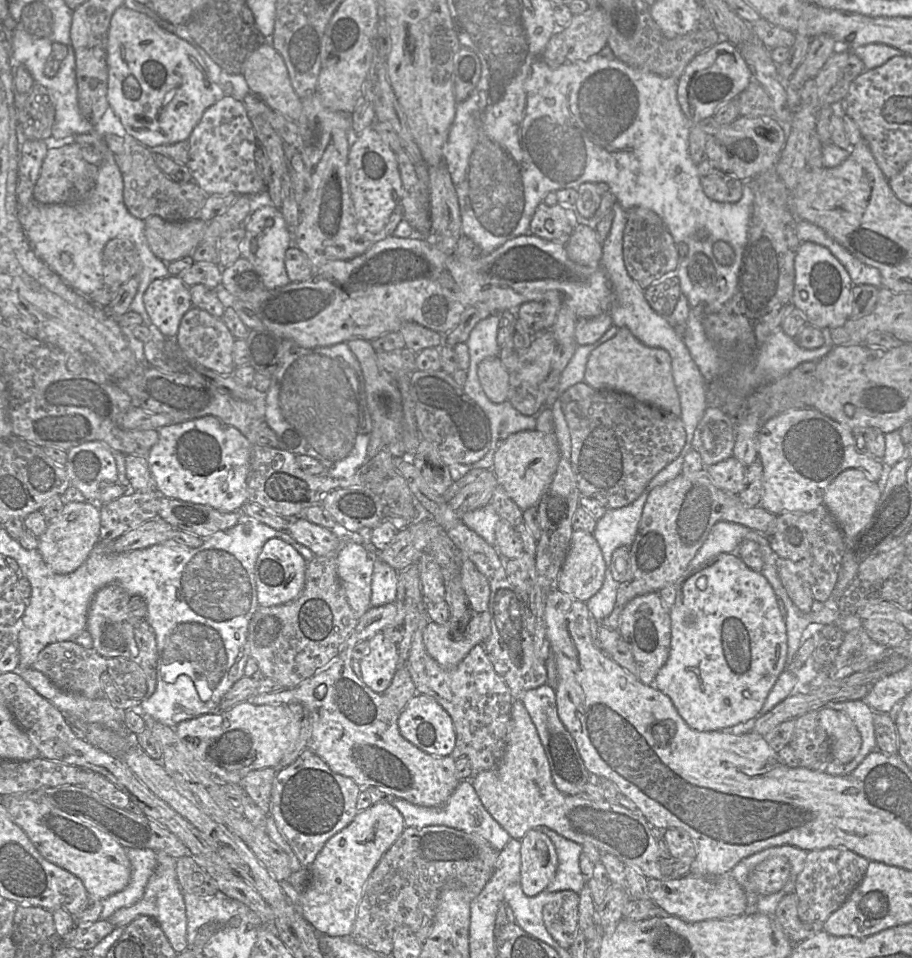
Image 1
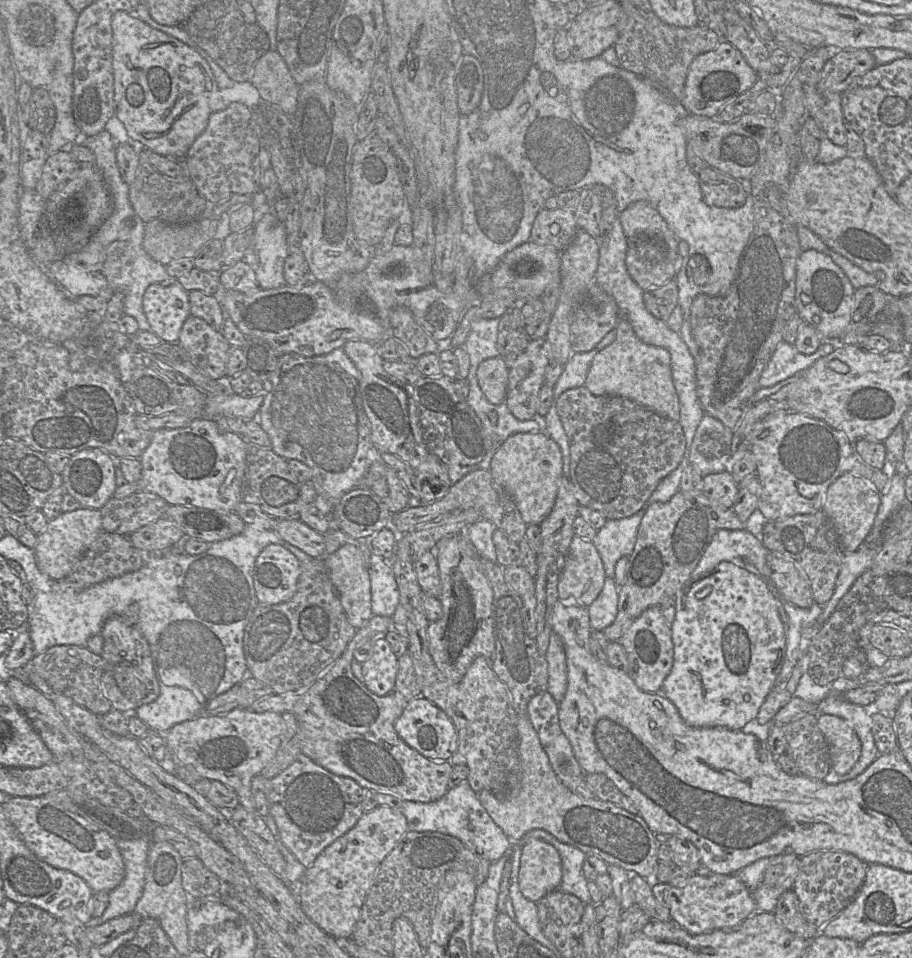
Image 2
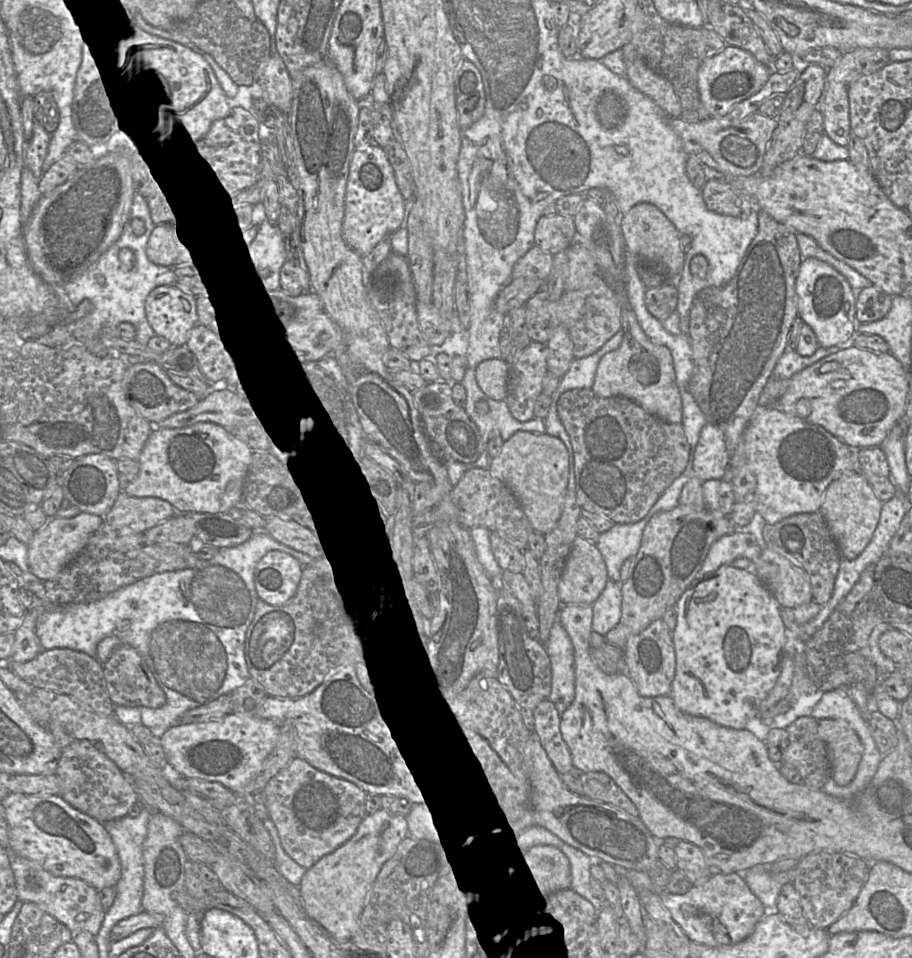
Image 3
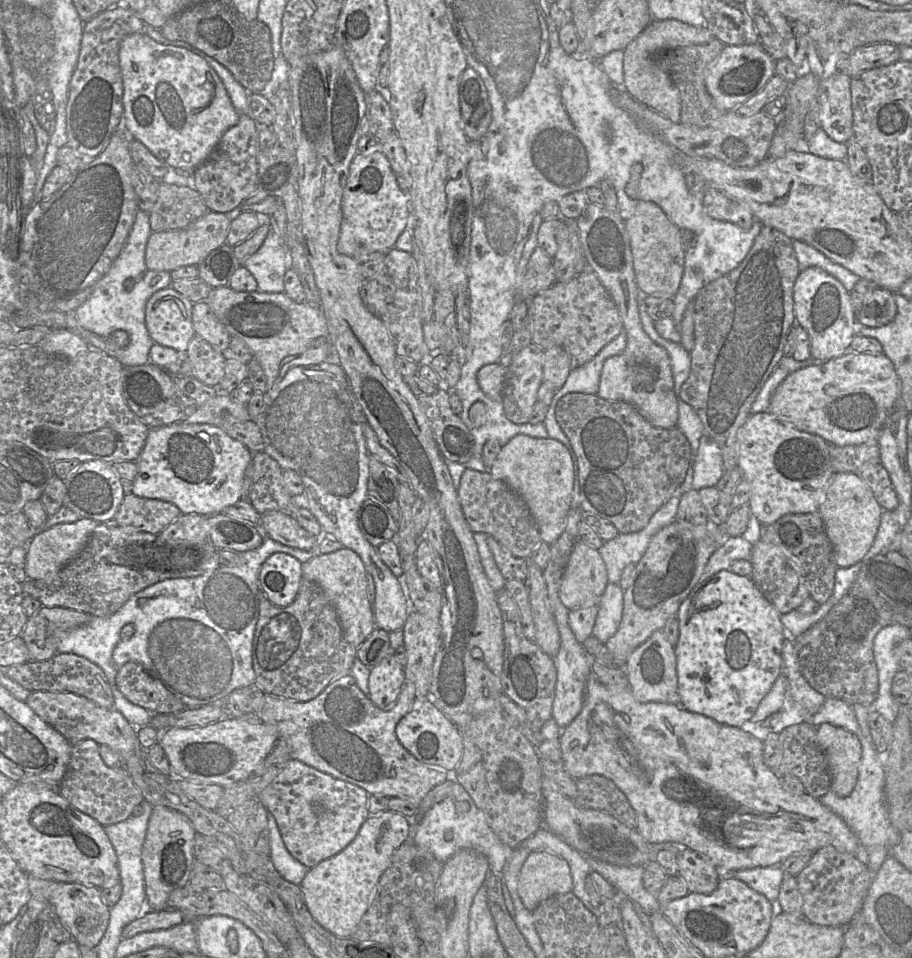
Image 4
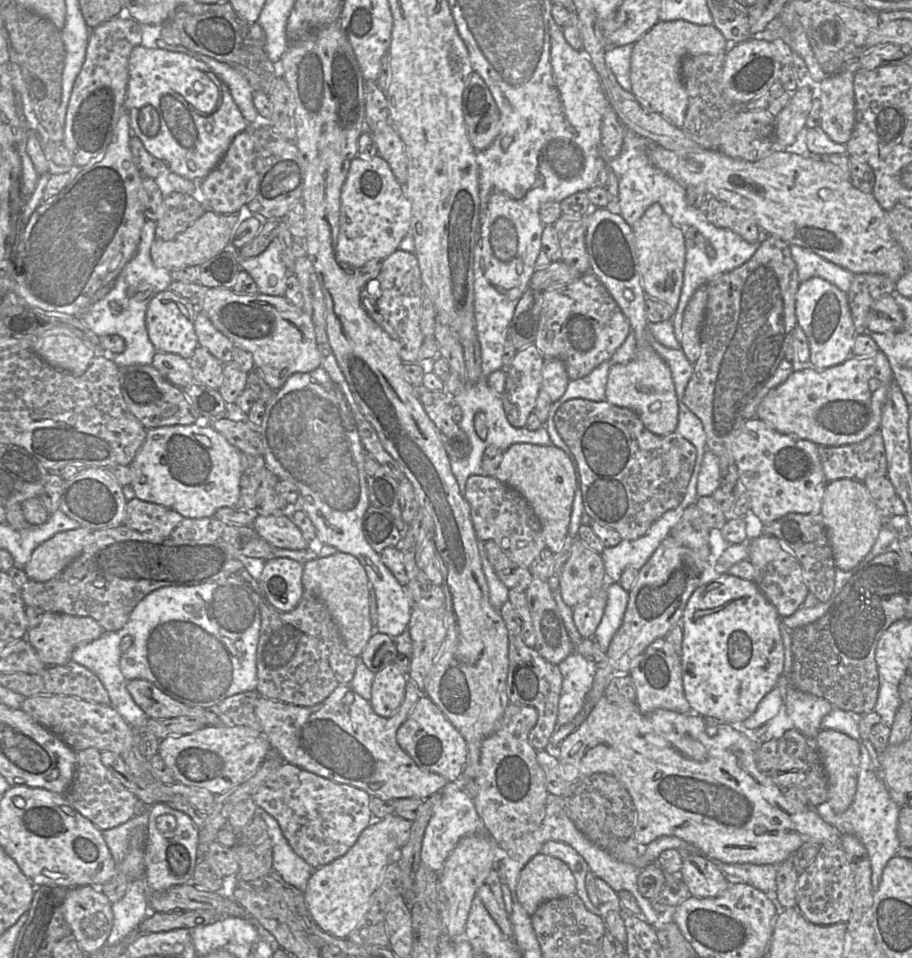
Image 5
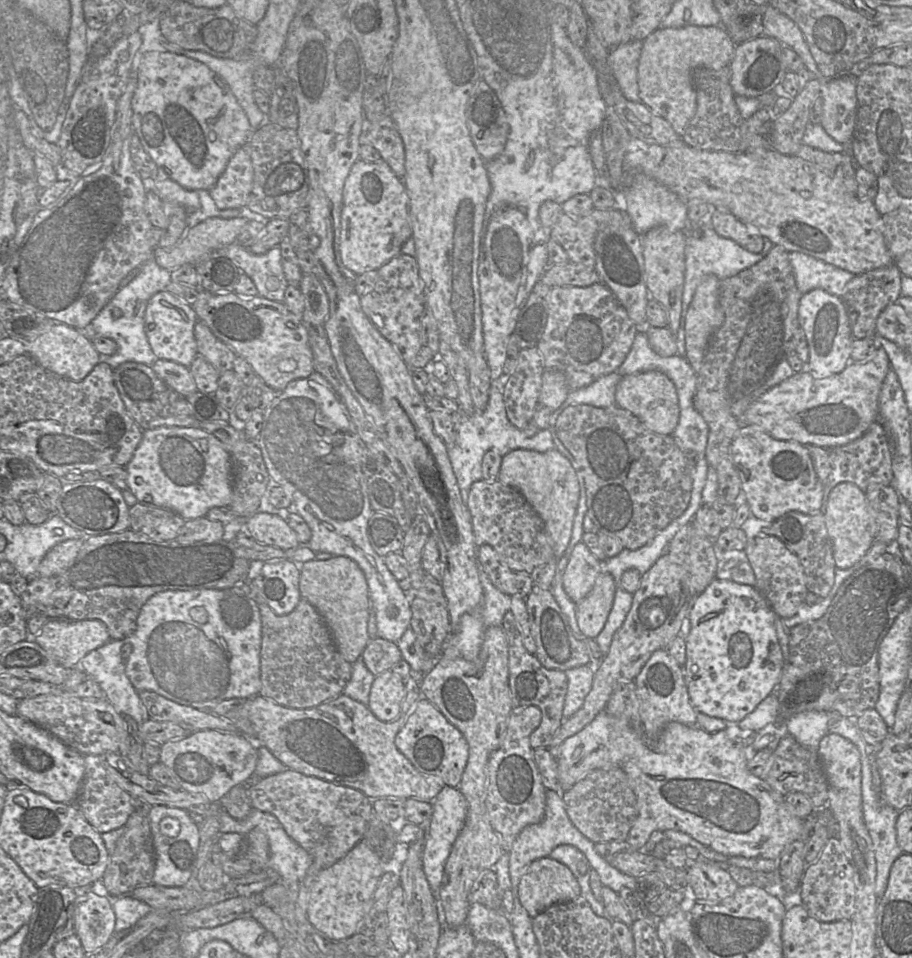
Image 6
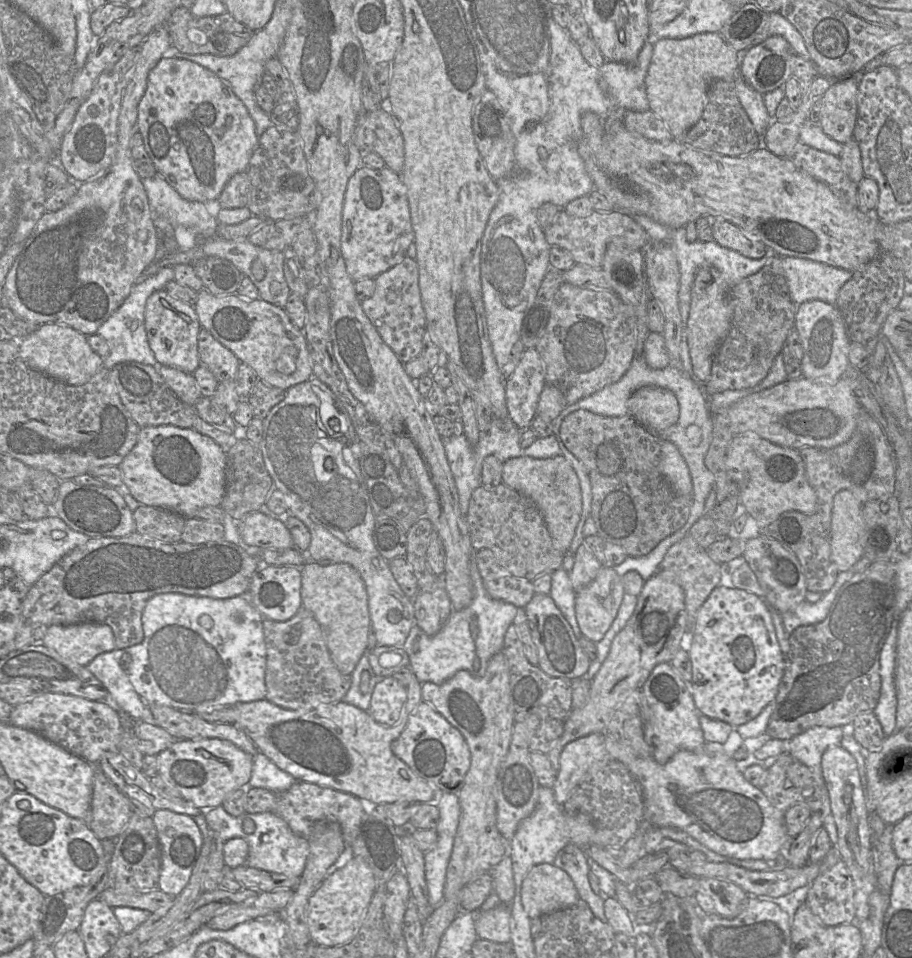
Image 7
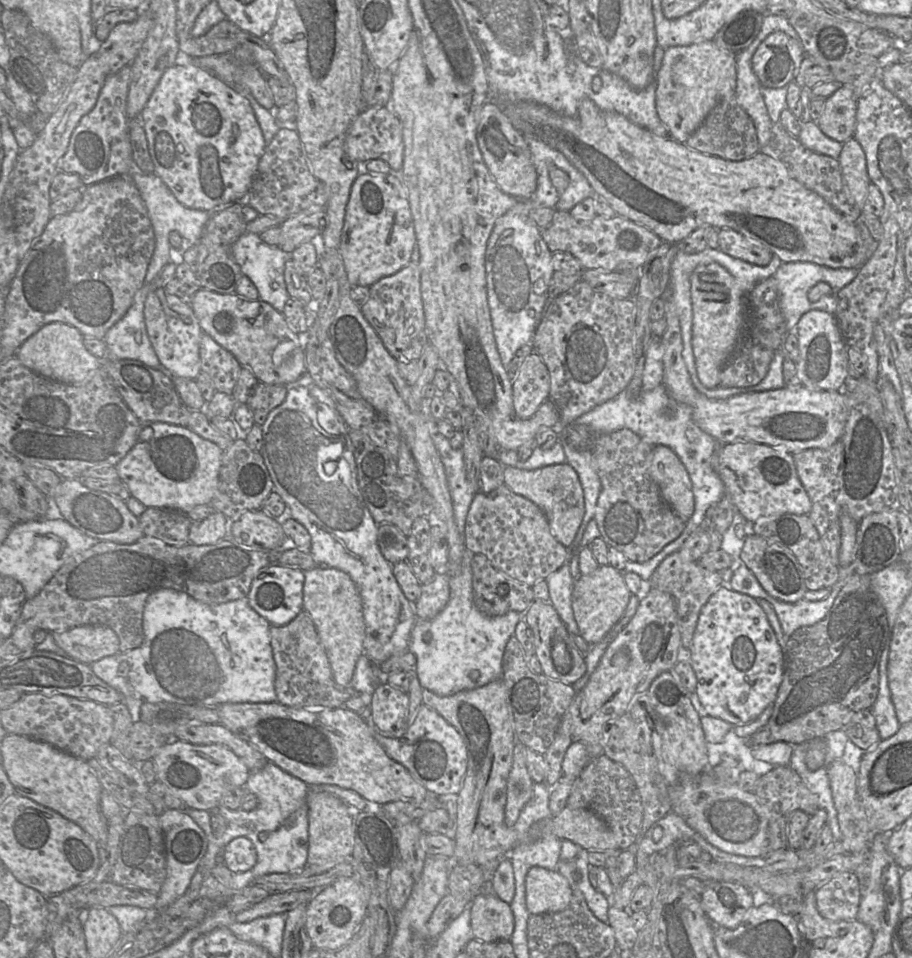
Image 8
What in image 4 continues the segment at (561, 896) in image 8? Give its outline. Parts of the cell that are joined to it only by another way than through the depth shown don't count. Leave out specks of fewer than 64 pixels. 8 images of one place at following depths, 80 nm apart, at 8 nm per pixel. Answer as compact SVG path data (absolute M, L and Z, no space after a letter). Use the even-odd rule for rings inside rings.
M532 851L518 877L517 891L530 911L556 894L572 892L572 876L567 861L548 852Z

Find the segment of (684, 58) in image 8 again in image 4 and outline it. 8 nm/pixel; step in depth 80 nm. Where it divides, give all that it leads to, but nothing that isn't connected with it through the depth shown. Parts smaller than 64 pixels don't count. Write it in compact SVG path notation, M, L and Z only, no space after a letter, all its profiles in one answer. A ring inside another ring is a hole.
M652 20L651 23L623 50L624 88L639 102L663 115L674 123L681 122L681 97L678 88L672 82L668 72L657 60L657 55L678 47L703 45L715 36L705 27L696 27L679 20Z

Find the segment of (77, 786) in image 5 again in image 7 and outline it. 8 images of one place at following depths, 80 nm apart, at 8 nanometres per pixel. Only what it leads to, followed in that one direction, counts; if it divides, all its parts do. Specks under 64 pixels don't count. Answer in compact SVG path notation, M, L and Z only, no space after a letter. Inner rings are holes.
M95 767L93 793L89 822L90 829L98 839L114 839L126 827L132 814L129 797L121 792L101 771Z

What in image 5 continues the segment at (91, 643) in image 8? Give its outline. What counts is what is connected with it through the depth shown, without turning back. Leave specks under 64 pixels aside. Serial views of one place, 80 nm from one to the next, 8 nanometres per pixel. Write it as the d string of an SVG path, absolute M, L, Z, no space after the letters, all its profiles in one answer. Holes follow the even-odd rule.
M44 612L41 622L27 630L25 639L36 650L39 659L46 666L53 666L68 663L75 648L99 638L103 633L101 625L90 617Z

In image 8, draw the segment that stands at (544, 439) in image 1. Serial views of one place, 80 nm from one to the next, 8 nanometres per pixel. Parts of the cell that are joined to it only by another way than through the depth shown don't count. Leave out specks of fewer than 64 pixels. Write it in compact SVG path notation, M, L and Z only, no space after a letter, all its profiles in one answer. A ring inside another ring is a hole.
M567 462L536 470L505 466L504 484L514 493L536 504L545 514L552 535L565 547L571 547L585 513L584 493L578 474Z

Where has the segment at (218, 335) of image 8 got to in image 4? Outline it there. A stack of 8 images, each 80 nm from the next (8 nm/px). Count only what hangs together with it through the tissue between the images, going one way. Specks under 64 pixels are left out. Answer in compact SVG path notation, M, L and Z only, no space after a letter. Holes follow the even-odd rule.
M228 286L213 288L205 302L230 336L241 339L250 348L264 371L267 391L290 368L320 364L330 353L330 335L321 307L295 303L284 292L237 292Z

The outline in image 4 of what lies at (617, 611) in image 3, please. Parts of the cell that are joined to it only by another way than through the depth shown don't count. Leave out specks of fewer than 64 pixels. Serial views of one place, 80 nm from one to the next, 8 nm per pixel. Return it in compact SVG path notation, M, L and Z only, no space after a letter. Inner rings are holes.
M608 583L597 605L598 613L592 635L606 645L619 629L622 620L624 590L619 584Z

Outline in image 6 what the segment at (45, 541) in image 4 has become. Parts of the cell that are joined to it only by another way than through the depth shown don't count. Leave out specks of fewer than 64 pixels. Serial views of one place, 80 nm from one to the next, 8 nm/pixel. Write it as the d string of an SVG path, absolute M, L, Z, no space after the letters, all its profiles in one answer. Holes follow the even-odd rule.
M70 539L51 548L40 562L36 577L51 577L64 572L75 560L84 539Z

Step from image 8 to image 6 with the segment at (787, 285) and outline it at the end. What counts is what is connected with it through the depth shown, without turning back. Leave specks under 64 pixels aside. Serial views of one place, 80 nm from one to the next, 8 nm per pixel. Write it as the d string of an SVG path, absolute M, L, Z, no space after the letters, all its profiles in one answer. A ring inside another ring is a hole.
M791 251L788 257L801 294L820 288L841 297L845 285L855 276L849 271L802 252Z

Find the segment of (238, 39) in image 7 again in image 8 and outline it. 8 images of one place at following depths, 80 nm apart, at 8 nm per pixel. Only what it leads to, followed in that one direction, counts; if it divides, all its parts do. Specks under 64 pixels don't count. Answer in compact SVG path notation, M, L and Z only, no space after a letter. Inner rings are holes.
M225 18L199 37L194 37L188 31L180 31L179 49L192 57L232 53L238 47L240 32L242 30L237 25Z

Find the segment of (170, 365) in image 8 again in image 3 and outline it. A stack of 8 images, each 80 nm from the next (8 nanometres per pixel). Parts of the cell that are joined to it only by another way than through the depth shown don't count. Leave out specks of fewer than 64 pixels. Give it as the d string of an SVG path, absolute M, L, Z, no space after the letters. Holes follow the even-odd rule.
M174 284L156 287L149 293L145 301L145 314L155 335L175 347L186 345L192 328L197 325L195 298L183 293Z

